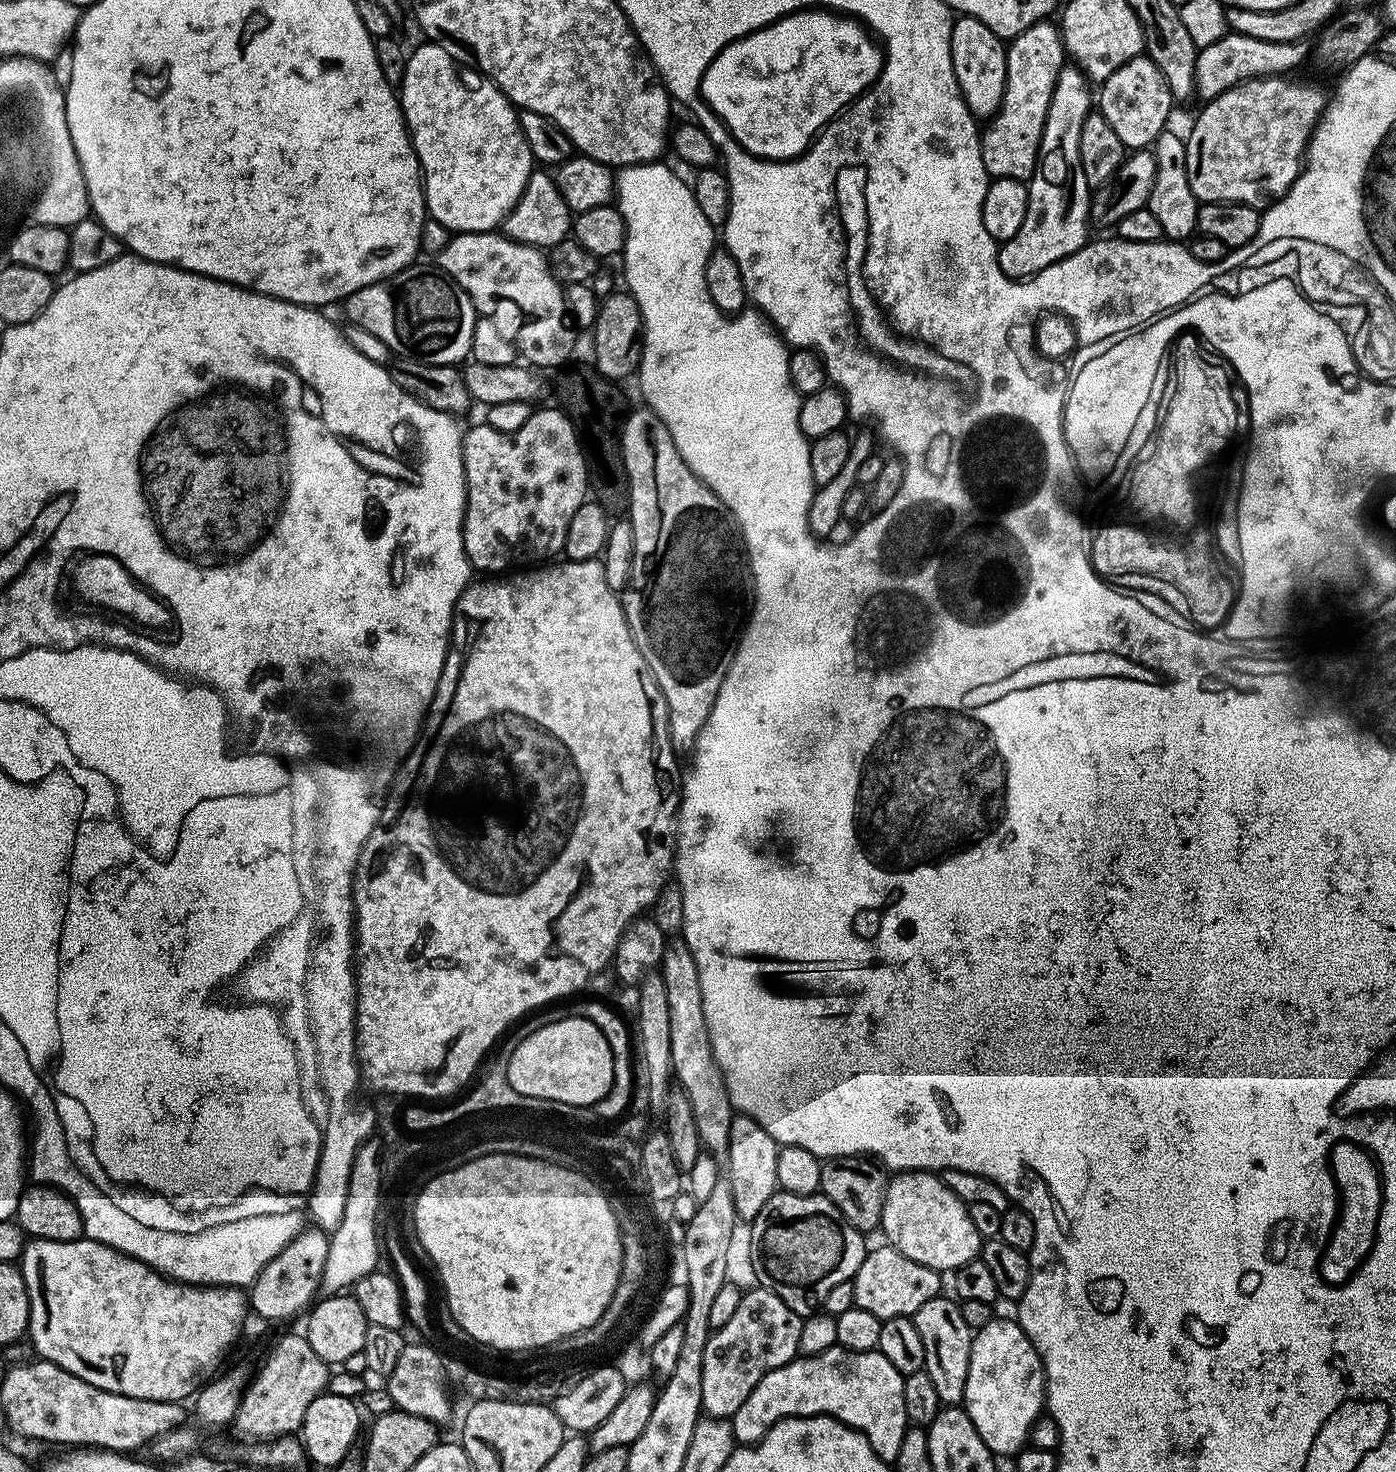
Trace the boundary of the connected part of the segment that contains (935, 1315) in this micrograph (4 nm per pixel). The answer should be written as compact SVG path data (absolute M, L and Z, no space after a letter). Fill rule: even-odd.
M941 1294L930 1298L930 1302L918 1306L918 1310L910 1319L918 1330L918 1338L922 1338L923 1371L930 1374L930 1382L934 1382L934 1390L938 1390L941 1405L960 1406L964 1403L974 1330L966 1326L959 1303L952 1298L947 1300L946 1296Z

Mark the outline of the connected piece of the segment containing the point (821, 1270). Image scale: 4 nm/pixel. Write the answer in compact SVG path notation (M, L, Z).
M777 1191L756 1214L750 1228L755 1283L782 1298L801 1318L817 1311L838 1282L851 1280L866 1255L865 1233L850 1226L823 1194L799 1196Z

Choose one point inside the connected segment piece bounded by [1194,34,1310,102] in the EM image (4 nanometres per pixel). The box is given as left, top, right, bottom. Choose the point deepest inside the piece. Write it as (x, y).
(1233, 59)

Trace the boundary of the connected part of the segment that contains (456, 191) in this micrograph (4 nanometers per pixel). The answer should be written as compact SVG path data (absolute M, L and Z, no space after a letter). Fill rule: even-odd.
M424 42L416 49L407 53L406 74L402 74L402 82L398 85L398 95L400 98L400 109L404 111L404 121L408 123L408 130L412 137L412 149L420 160L420 170L424 181L424 203L429 217L442 226L446 226L453 233L461 232L491 232L499 229L503 225L505 218L510 214L510 210L522 198L526 190L526 182L531 178L534 171L534 157L530 146L526 142L523 130L520 129L520 118L517 109L511 100L492 83L487 75L481 74L475 67L463 68L440 42Z

